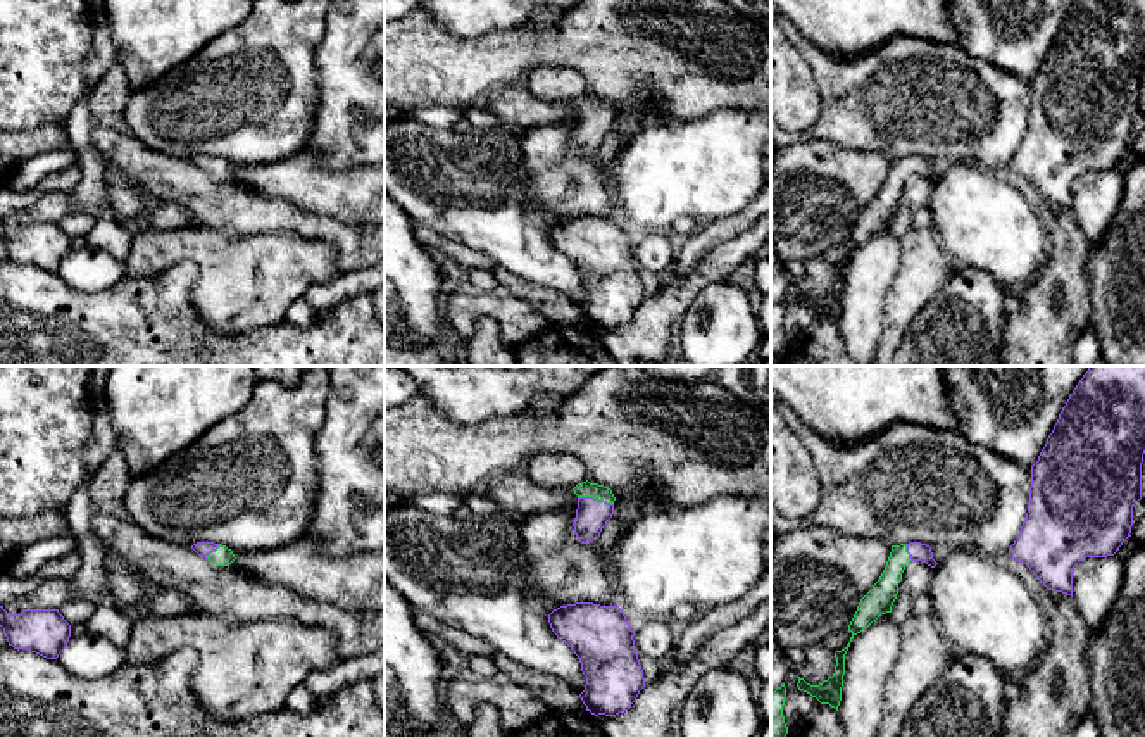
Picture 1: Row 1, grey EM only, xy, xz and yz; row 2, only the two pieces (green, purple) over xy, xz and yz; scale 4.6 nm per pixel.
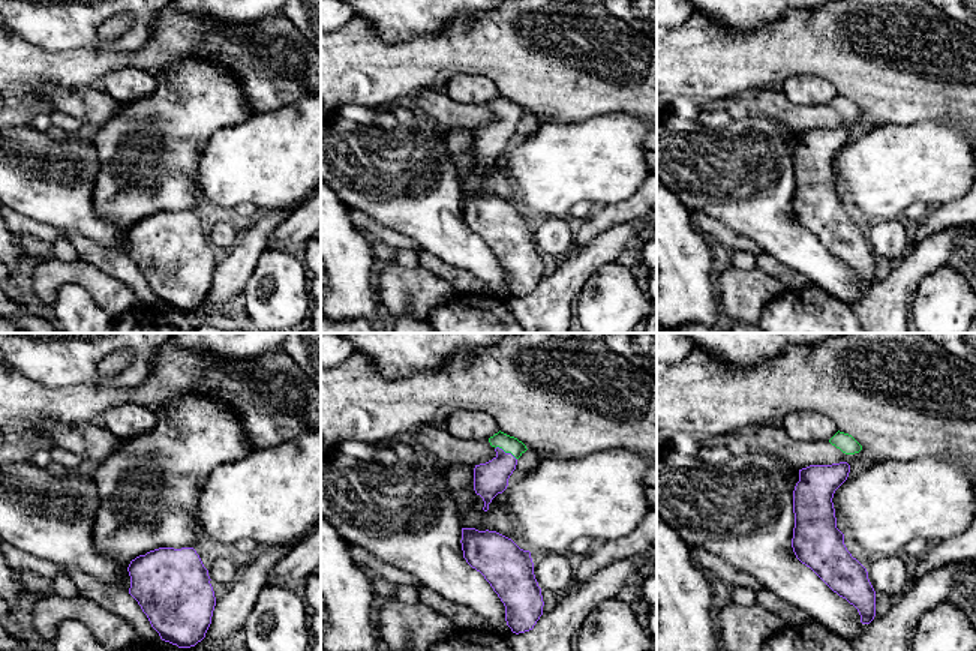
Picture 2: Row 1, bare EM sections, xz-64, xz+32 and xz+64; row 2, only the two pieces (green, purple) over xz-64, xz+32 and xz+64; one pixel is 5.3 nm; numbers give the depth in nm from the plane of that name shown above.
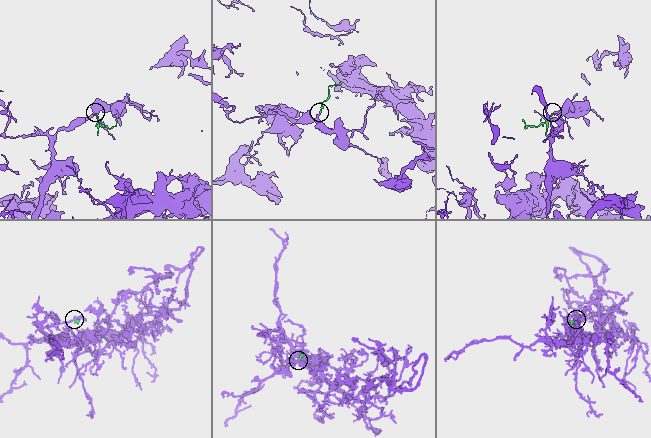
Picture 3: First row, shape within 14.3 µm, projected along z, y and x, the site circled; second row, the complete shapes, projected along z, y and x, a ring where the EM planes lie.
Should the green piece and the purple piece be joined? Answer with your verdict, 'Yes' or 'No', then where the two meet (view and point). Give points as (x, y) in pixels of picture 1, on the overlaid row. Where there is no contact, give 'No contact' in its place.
Yes. Touches green at xz (595, 497)

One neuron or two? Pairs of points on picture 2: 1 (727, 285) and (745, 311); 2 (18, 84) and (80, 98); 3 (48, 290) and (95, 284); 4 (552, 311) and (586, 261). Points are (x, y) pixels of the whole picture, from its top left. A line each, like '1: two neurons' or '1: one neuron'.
1: one neuron
2: two neurons
3: one neuron
4: one neuron

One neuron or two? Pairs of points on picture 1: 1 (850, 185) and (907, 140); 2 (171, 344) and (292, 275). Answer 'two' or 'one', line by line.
1: two
2: two

